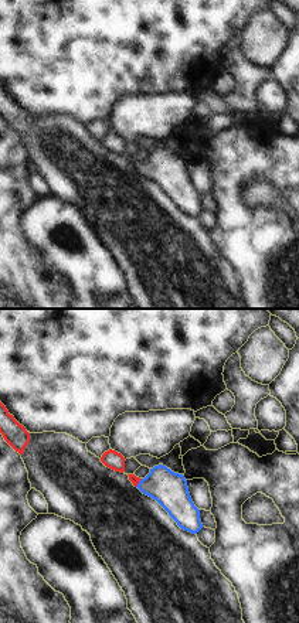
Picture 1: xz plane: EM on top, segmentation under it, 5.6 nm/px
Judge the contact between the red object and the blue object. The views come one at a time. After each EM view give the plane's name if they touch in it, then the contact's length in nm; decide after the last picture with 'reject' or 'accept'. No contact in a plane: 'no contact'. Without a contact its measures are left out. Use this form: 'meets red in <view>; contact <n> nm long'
meets red in xz; contact 60 nm long

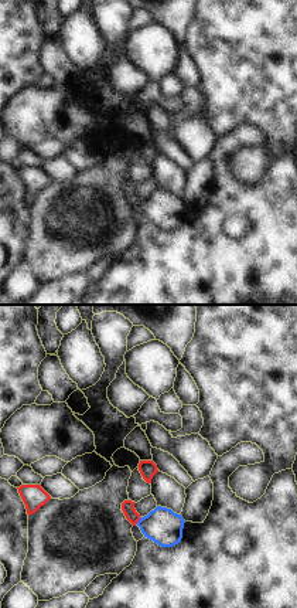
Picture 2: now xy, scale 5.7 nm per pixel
meets red in xy; contact 50 nm long

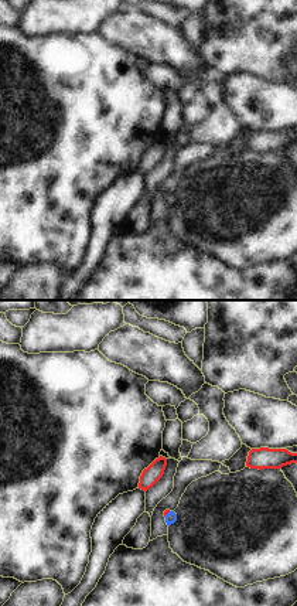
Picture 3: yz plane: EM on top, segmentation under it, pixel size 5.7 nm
meets red in yz; contact 50 nm long

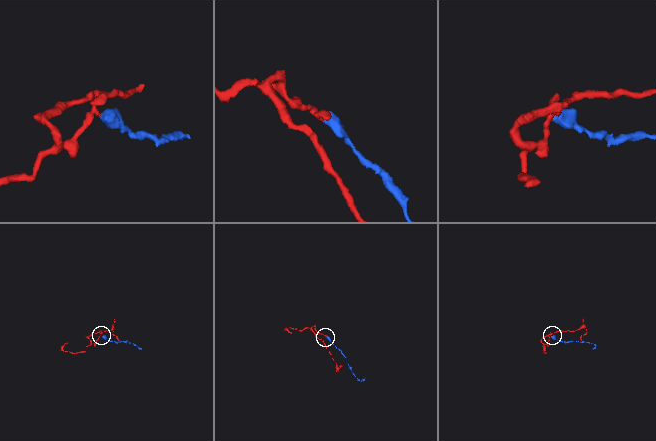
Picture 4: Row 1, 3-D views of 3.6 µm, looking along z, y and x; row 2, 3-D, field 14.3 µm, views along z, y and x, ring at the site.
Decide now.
accept

